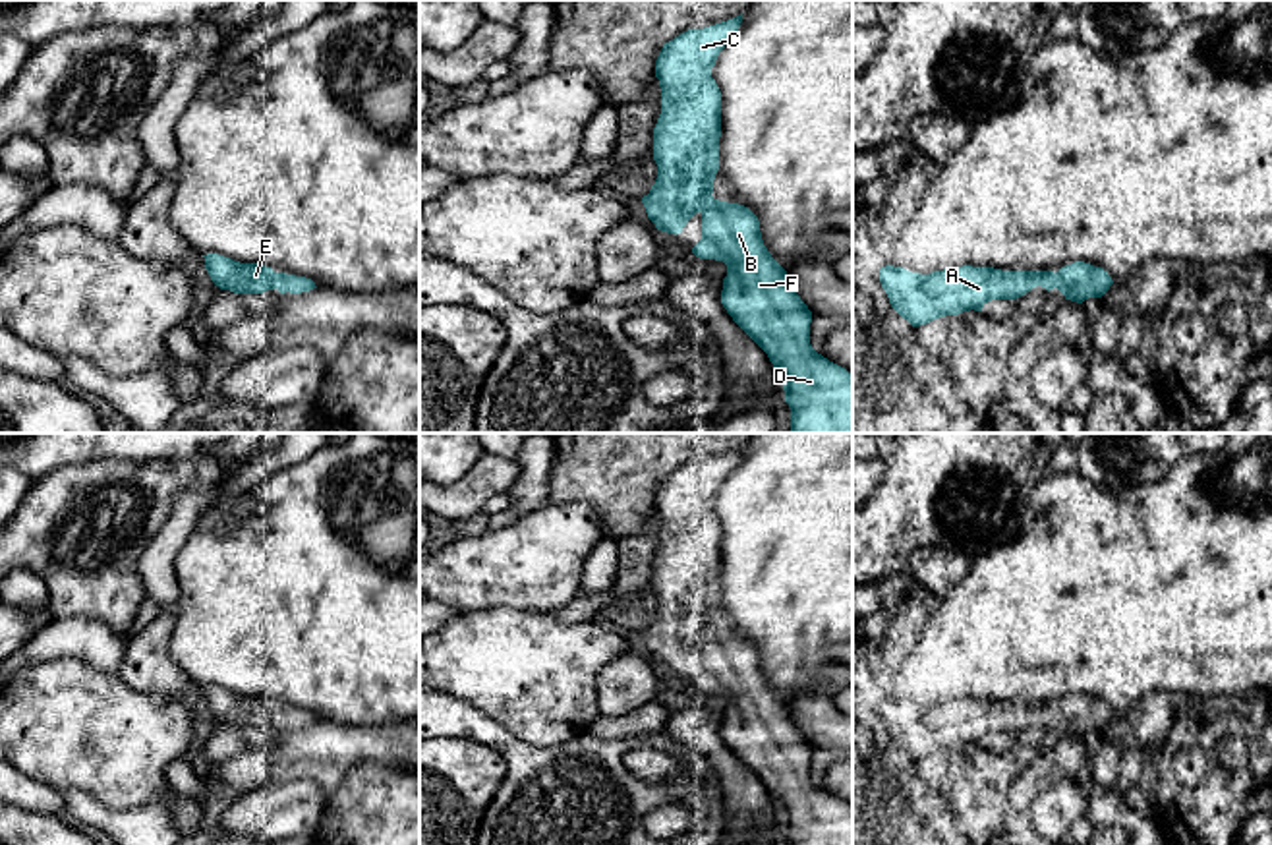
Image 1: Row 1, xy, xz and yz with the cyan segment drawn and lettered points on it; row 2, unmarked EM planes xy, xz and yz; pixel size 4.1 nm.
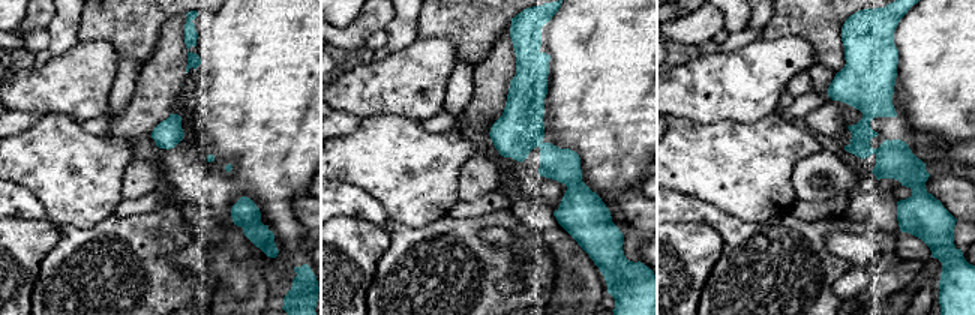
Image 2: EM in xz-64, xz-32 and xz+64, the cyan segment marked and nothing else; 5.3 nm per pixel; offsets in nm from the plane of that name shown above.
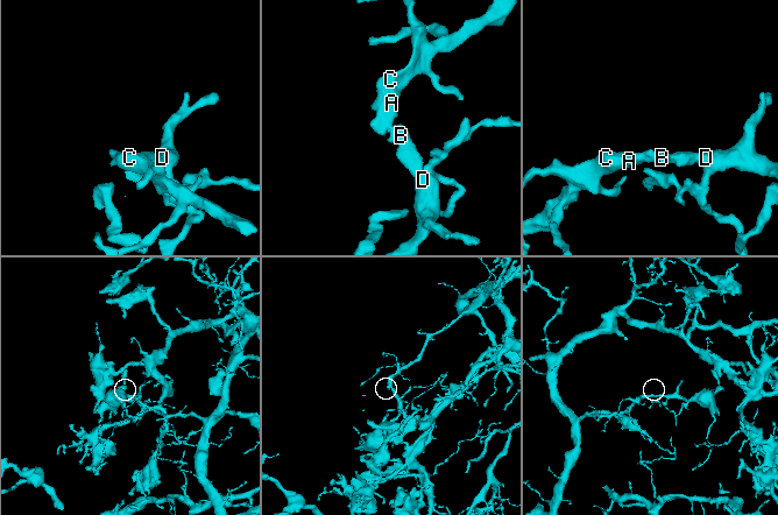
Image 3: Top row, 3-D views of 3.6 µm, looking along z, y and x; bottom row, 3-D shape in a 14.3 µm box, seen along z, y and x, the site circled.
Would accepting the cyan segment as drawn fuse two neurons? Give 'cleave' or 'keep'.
keep

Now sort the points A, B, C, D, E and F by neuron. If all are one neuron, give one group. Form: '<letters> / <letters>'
A B C D E F

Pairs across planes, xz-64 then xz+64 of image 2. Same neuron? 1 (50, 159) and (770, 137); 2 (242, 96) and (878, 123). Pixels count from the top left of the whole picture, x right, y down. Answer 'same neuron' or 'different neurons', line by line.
1: same neuron
2: different neurons

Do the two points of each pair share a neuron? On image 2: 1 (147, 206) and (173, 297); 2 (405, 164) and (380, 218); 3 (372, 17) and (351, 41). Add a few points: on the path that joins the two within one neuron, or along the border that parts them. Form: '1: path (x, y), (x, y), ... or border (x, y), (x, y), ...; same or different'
1: border (165, 203), (155, 210), (131, 216), (114, 216); different
2: border (356, 186), (365, 191), (390, 218), (414, 225); different
3: path (366, 23), (354, 35); same

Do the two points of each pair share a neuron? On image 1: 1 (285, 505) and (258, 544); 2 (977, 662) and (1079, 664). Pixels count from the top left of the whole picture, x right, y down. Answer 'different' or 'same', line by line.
1: same
2: same

